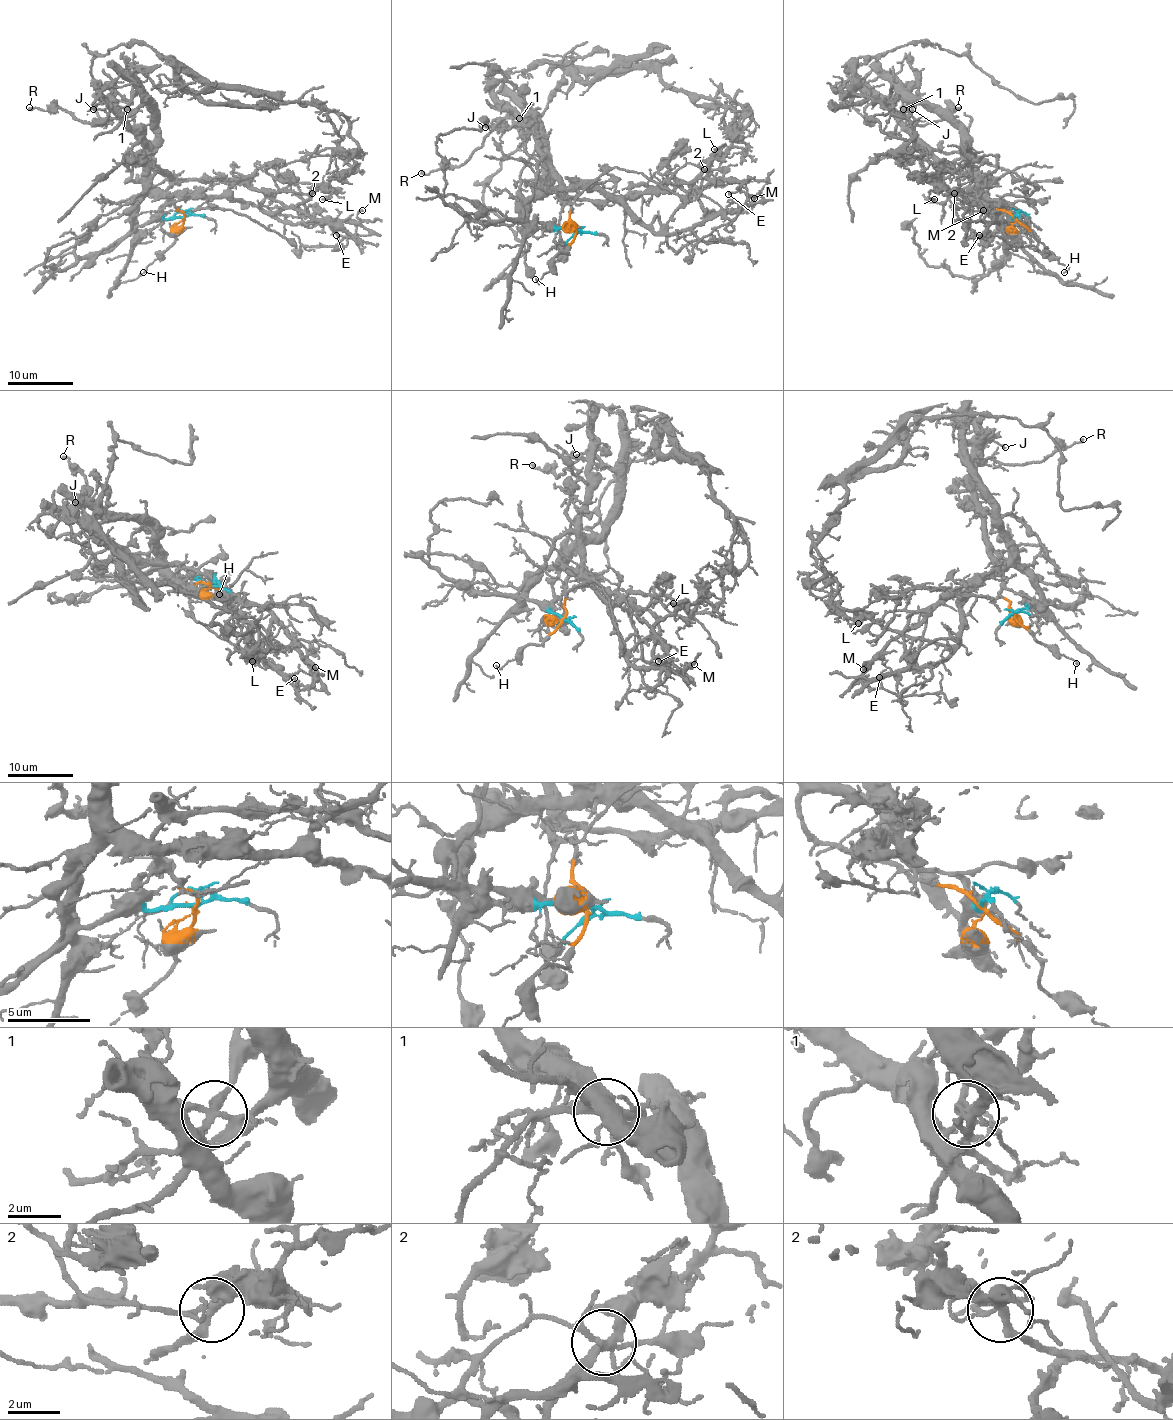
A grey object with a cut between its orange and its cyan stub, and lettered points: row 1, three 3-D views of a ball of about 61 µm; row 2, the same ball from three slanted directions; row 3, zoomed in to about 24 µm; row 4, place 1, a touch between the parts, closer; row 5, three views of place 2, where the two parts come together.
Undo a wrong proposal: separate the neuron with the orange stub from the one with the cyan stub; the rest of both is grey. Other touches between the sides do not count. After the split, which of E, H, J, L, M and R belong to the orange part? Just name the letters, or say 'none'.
H

